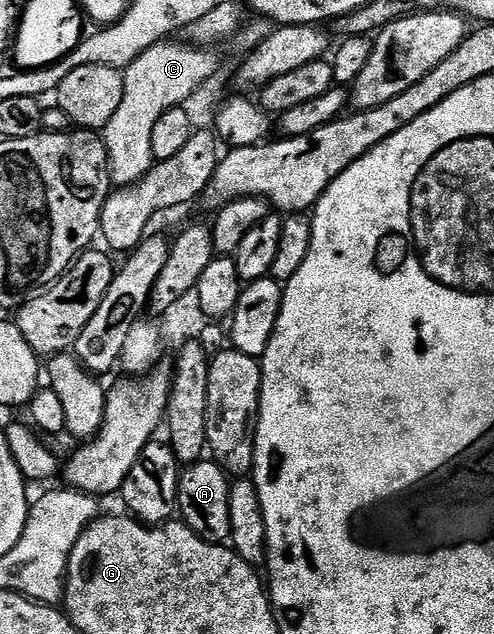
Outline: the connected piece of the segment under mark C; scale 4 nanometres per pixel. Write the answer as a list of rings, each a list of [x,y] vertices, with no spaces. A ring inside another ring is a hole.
[[[177,41],[156,43],[155,46],[146,49],[142,55],[135,57],[135,61],[131,61],[129,67],[124,68],[123,101],[119,104],[119,109],[115,109],[115,117],[111,117],[111,121],[107,121],[107,125],[103,128],[105,148],[109,154],[109,173],[114,188],[130,187],[132,183],[138,183],[153,168],[155,160],[151,147],[151,135],[159,119],[168,110],[188,104],[188,99],[221,67],[216,50],[190,45],[185,41],[173,42]]]

